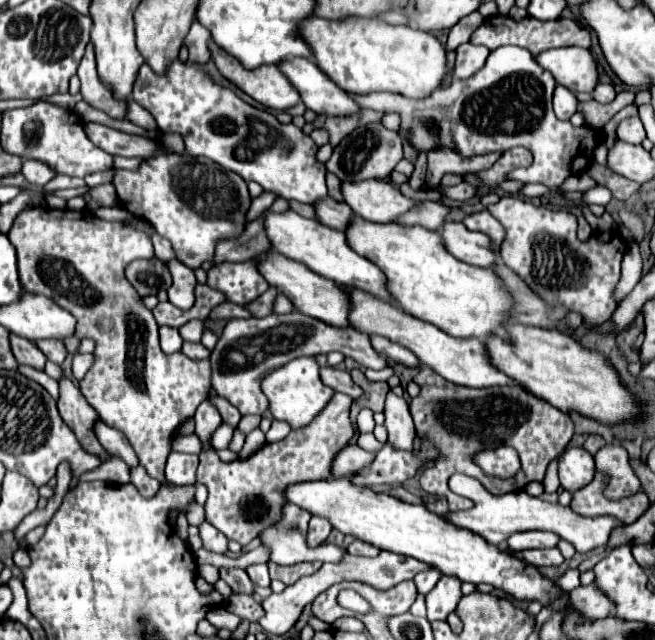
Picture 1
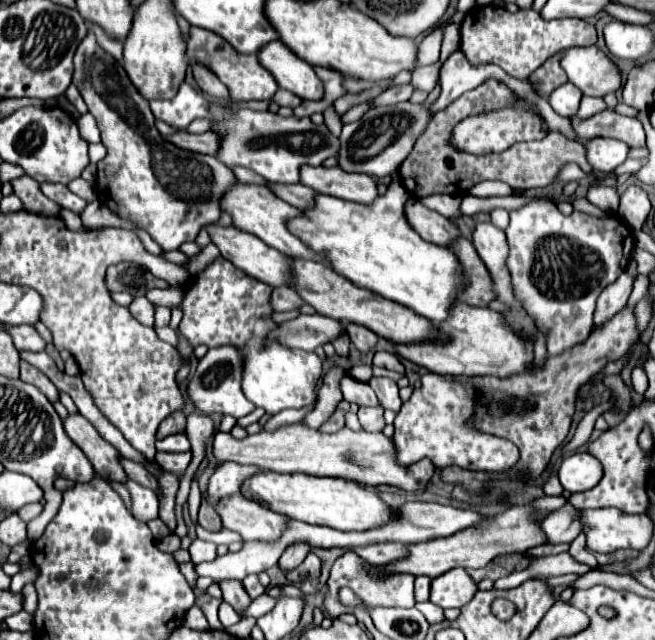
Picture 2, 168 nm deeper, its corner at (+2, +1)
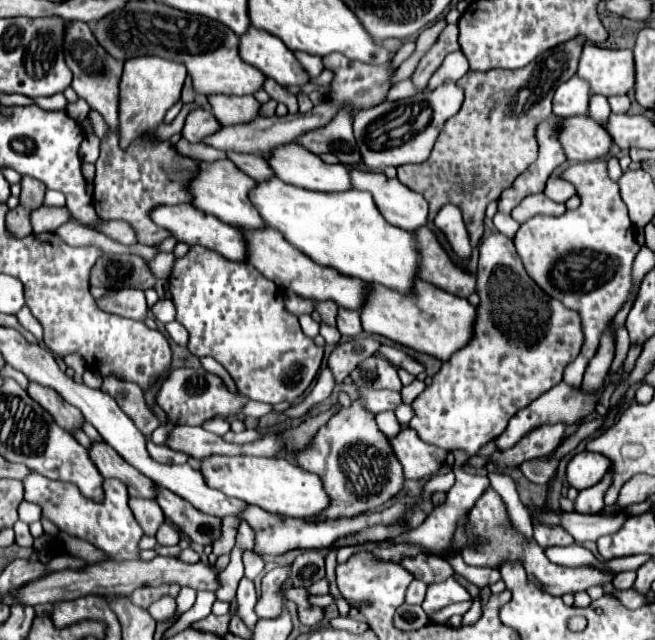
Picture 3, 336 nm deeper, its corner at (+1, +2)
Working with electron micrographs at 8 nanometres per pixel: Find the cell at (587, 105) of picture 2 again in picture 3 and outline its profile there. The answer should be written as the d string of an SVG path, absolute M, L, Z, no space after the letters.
M591 96L591 104L589 104L589 116L593 120L597 120L597 124L605 124L605 118L609 118L611 110L609 110L609 104L607 104L607 98L605 96Z

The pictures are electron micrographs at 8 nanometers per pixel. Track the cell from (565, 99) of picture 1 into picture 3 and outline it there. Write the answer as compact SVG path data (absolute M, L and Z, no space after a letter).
M573 76L569 82L563 82L555 90L553 98L553 114L561 118L569 116L585 116L589 112L589 82L585 82L581 76Z

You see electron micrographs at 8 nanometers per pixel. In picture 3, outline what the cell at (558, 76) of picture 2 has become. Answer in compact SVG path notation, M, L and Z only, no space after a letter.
M571 38L569 42L563 42L561 46L553 46L553 50L545 50L545 54L537 56L529 66L517 68L517 70L489 70L489 72L467 72L457 84L464 90L465 100L459 112L449 118L435 142L435 148L427 162L423 164L405 164L397 168L397 178L409 186L411 190L423 194L423 198L429 202L429 224L437 216L437 210L445 204L459 206L471 246L477 246L483 236L483 214L489 202L493 202L493 190L507 190L513 180L531 164L537 160L537 138L535 128L539 122L551 116L551 100L559 84L575 76L577 64L581 58L581 50L585 38Z

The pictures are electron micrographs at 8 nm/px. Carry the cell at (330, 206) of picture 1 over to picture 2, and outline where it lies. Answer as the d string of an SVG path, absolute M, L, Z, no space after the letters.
M270 183L272 193L276 193L282 201L298 207L298 209L312 209L314 207L314 197L318 195L316 191L312 191L310 187L298 183L298 185L272 185Z

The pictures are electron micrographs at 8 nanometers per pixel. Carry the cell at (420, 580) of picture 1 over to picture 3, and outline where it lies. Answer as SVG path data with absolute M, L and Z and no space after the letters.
M413 580L407 588L407 594L405 594L405 602L407 604L421 604L425 600L425 590L427 590L427 584L421 582L421 580Z

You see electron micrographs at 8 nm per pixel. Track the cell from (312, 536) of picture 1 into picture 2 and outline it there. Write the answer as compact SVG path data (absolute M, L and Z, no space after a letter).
M292 543L292 545L288 545L286 547L286 551L282 553L282 557L280 557L280 561L278 561L278 565L280 567L284 567L284 569L292 569L292 567L298 567L304 559L306 559L306 555L310 553L310 543Z

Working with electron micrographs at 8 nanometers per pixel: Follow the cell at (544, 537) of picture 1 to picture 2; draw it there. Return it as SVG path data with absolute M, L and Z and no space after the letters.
M566 503L562 509L550 513L544 523L542 531L546 535L546 543L572 543L578 533L580 533L580 521L578 521L578 511Z

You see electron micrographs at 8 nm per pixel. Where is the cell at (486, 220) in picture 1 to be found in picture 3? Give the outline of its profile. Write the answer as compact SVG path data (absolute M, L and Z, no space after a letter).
M491 234L479 244L479 270L477 270L477 294L481 298L477 306L475 330L469 346L463 346L441 366L441 370L433 376L433 386L427 386L421 396L411 404L415 410L415 418L411 420L411 428L417 434L439 448L445 450L467 450L471 456L495 440L507 426L509 418L517 414L517 410L529 406L535 398L551 390L557 382L563 380L565 364L573 362L581 352L581 342L585 342L581 334L581 316L561 302L549 298L525 272L521 258L515 252L513 240L503 234Z

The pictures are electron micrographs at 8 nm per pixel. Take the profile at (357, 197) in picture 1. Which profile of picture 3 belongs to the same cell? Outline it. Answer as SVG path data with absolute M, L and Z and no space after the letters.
M295 142L273 148L273 158L267 158L267 162L273 166L277 178L299 188L319 192L341 192L351 188L347 166L325 164L317 154Z

